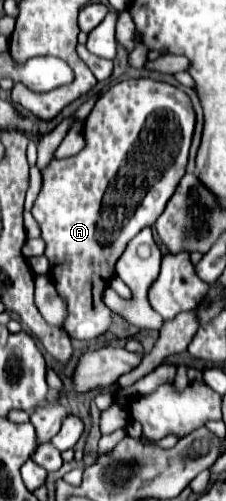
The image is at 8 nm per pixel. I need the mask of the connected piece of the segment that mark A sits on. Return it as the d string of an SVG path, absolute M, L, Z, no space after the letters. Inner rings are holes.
M150 78L124 80L106 90L84 120L86 146L76 156L54 160L40 170L42 190L34 200L32 214L42 228L52 282L68 304L68 318L64 322L68 336L78 340L94 340L110 328L112 312L104 306L102 298L110 278L114 276L114 264L124 252L126 244L142 228L156 222L176 190L176 184L184 176L194 122L196 116L190 98L180 88Z

